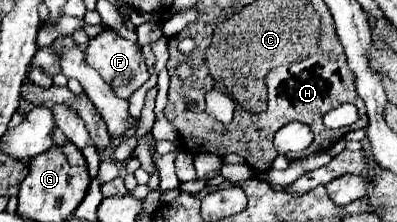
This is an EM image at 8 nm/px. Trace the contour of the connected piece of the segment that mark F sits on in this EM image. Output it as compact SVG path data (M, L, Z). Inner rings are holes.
M103 29L95 39L89 41L89 47L85 51L85 59L87 59L89 67L99 71L99 75L107 83L111 83L115 95L119 95L121 99L129 99L149 79L149 71L147 71L147 65L145 65L145 55L139 49L139 45L123 39L121 35L117 35L111 29Z

